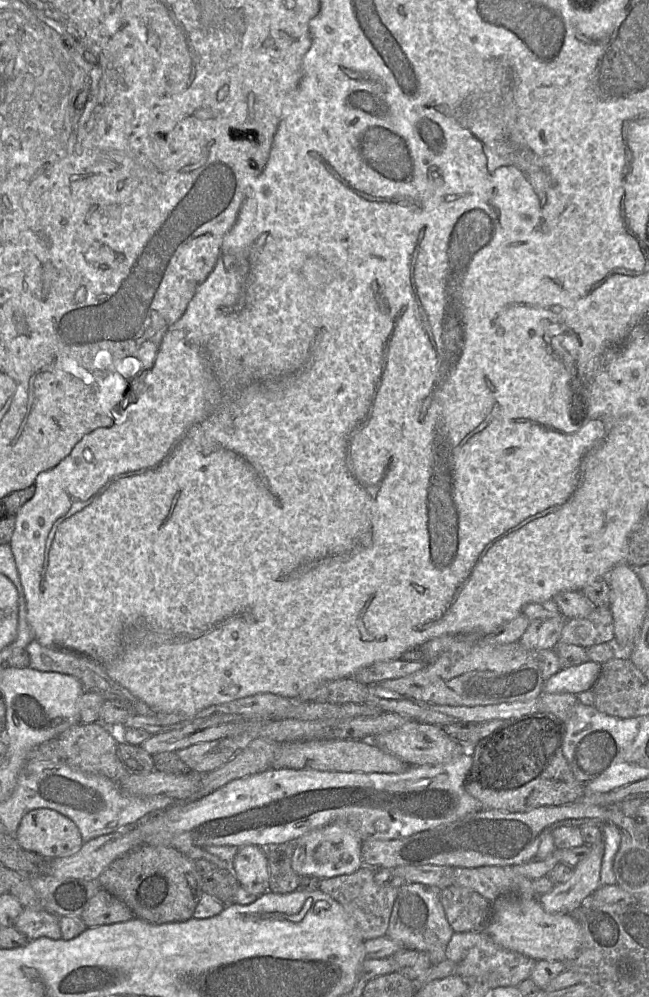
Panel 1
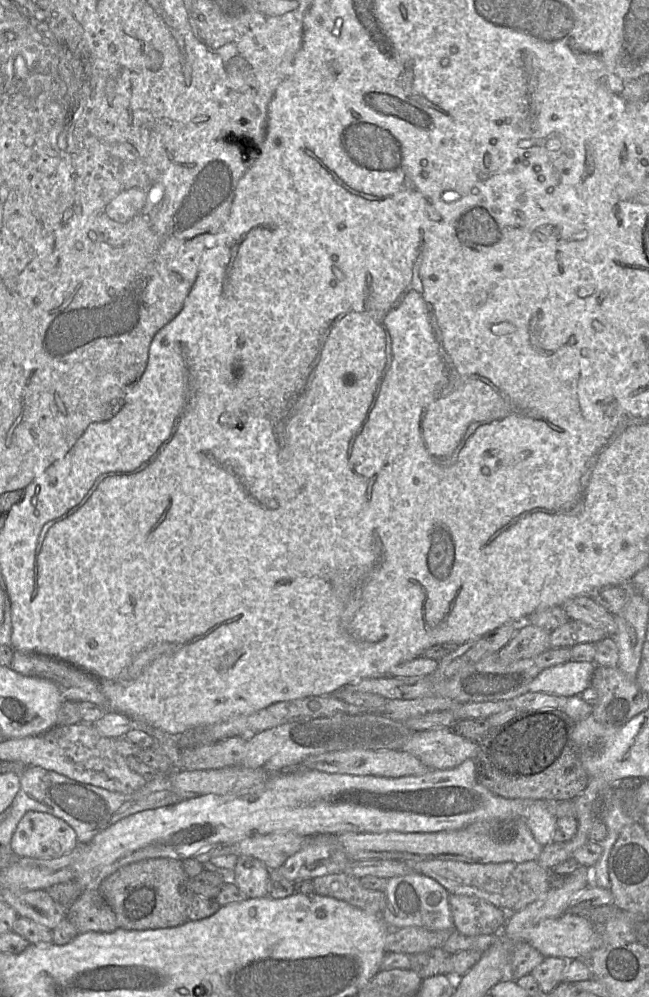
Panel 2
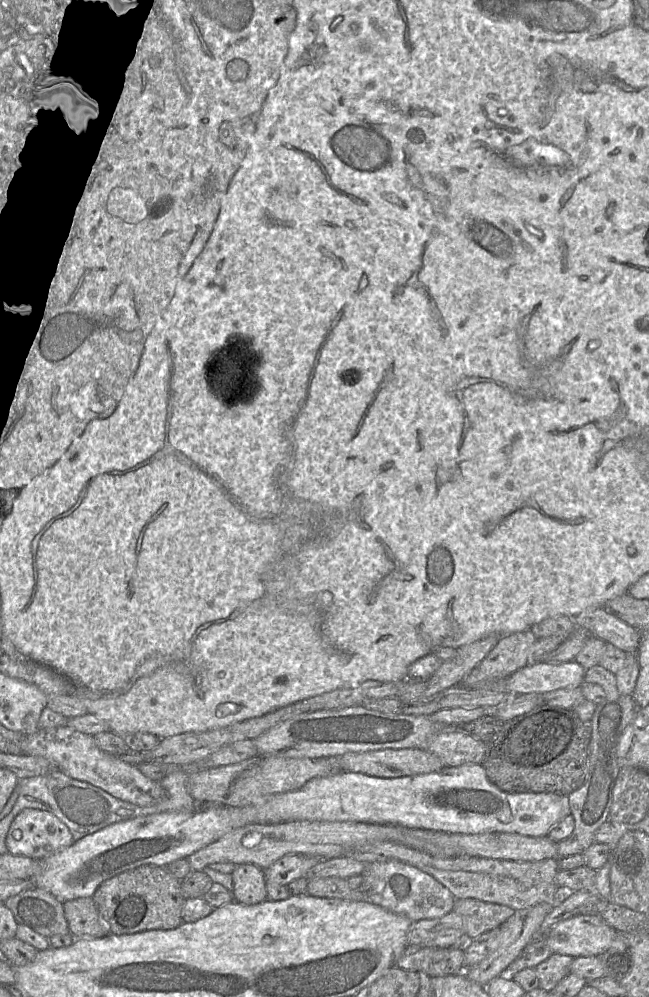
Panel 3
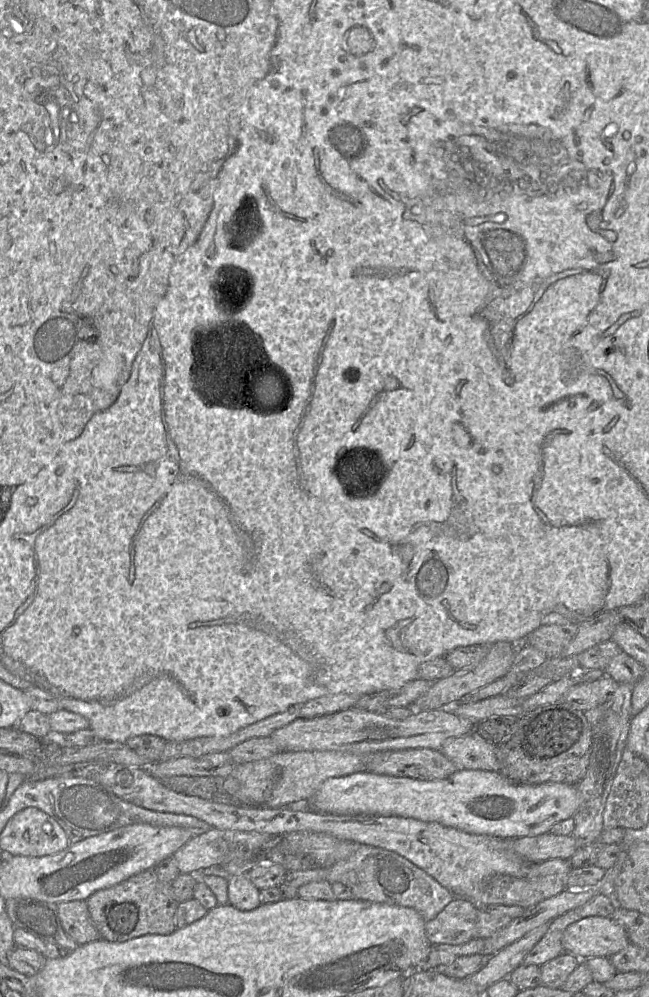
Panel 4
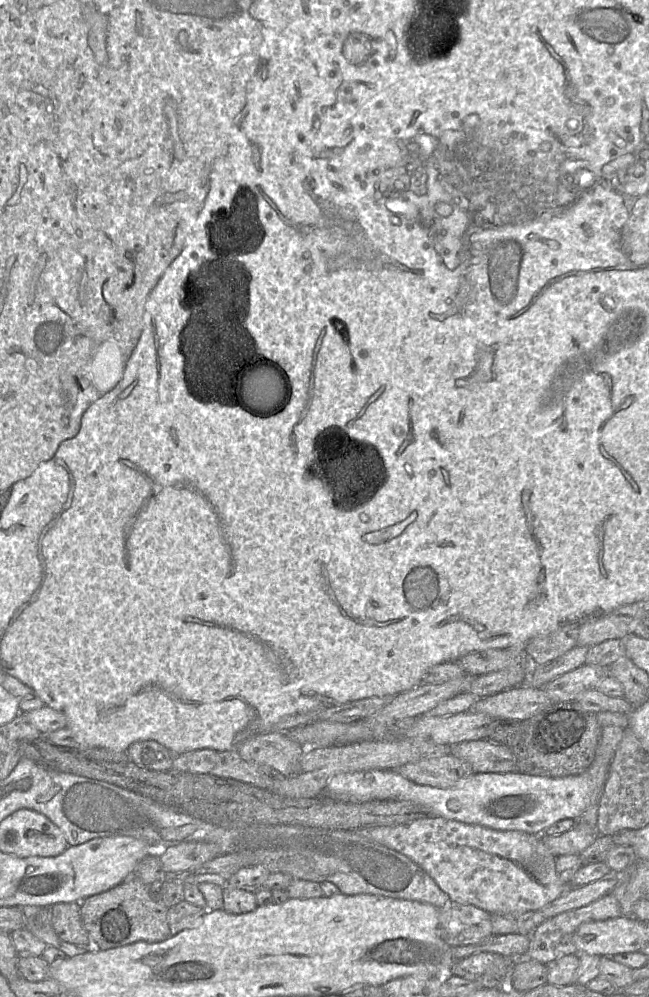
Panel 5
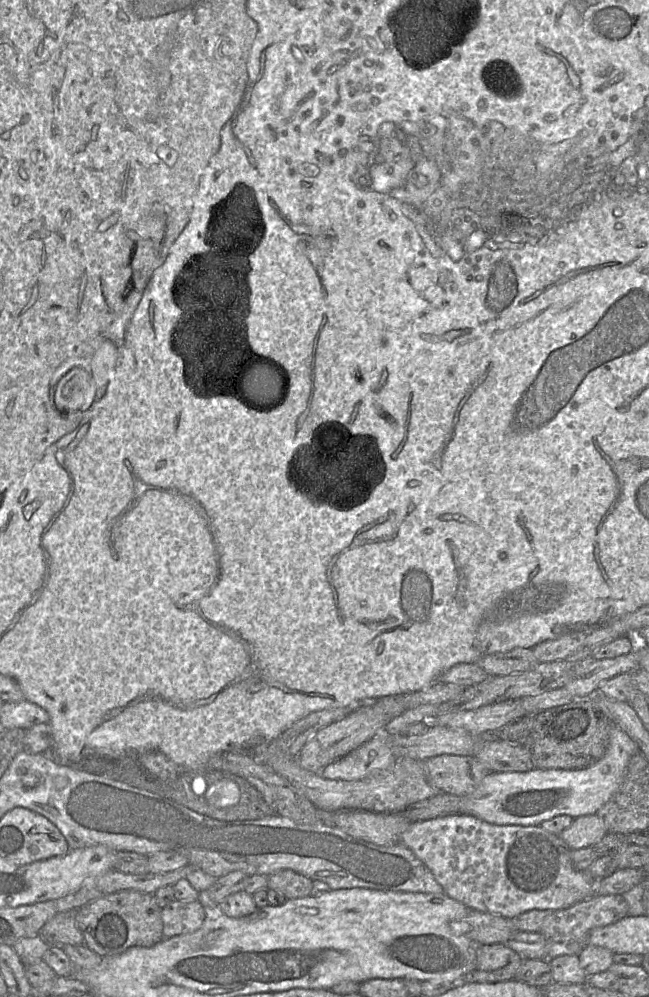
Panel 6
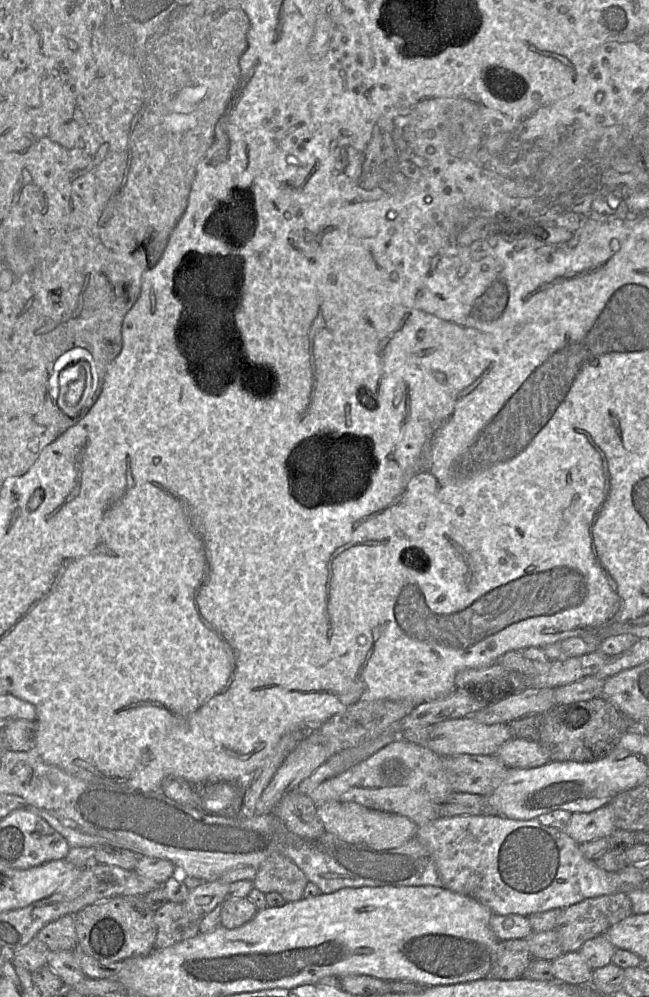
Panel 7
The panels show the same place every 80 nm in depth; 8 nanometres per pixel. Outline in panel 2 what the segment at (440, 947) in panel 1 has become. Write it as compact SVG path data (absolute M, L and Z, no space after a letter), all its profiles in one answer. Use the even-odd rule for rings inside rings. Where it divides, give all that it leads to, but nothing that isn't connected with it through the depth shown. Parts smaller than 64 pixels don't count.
M410 873L387 879L384 889L383 920L390 929L420 926L431 930L454 929L449 905L450 893L439 882L421 873Z

